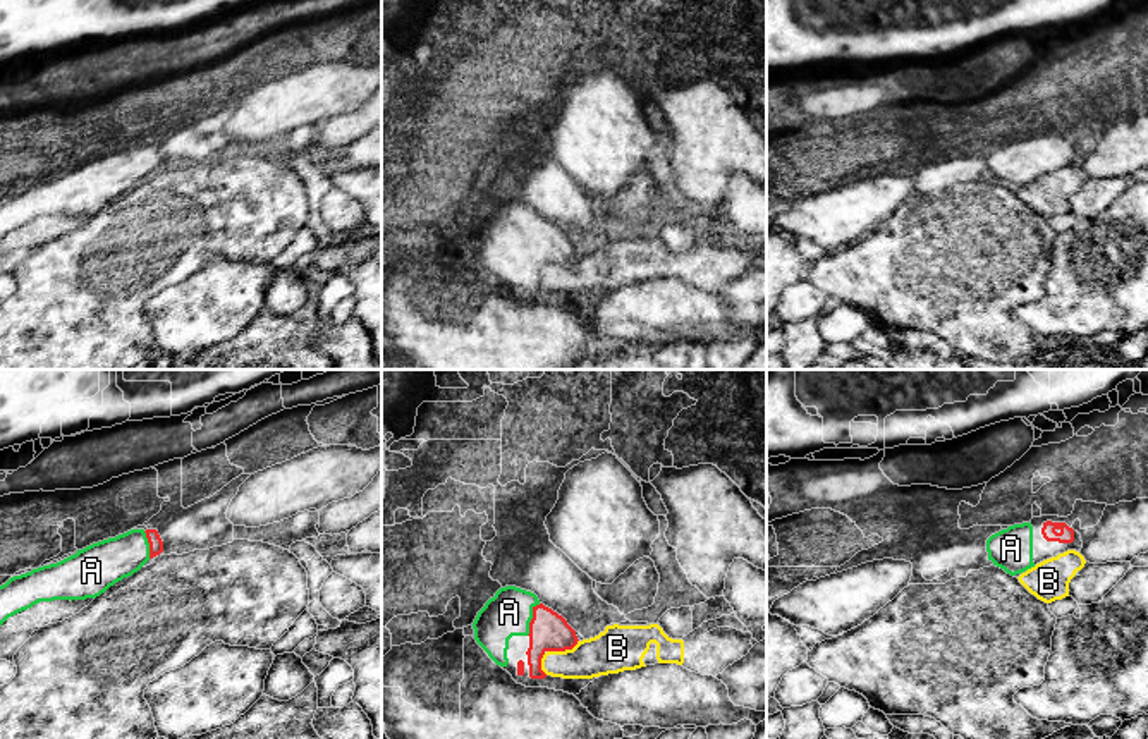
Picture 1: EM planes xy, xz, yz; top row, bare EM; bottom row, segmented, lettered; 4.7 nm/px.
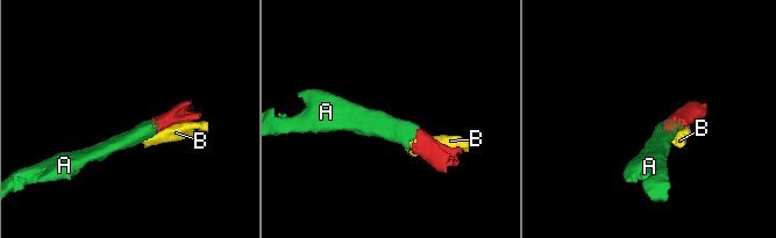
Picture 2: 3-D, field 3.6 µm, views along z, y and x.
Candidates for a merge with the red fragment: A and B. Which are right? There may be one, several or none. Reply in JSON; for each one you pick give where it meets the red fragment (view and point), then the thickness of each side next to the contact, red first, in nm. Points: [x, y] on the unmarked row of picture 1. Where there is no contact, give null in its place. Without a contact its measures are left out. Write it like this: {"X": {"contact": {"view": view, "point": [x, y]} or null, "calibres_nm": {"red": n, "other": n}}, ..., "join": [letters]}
{"A": {"contact": {"view": "xz", "point": [531, 234]}, "calibres_nm": {"red": 190, "other": 220}}, "join": ["A"]}

